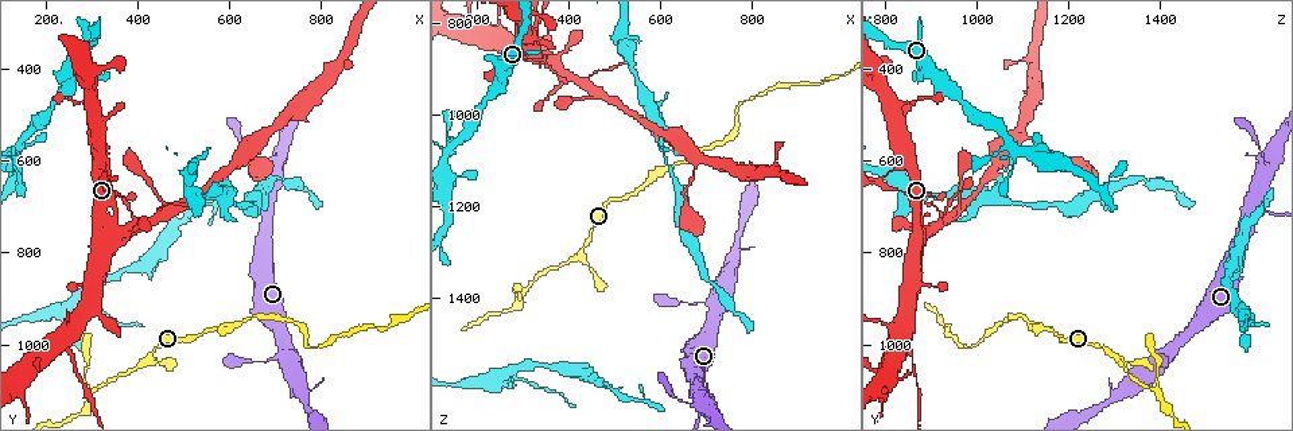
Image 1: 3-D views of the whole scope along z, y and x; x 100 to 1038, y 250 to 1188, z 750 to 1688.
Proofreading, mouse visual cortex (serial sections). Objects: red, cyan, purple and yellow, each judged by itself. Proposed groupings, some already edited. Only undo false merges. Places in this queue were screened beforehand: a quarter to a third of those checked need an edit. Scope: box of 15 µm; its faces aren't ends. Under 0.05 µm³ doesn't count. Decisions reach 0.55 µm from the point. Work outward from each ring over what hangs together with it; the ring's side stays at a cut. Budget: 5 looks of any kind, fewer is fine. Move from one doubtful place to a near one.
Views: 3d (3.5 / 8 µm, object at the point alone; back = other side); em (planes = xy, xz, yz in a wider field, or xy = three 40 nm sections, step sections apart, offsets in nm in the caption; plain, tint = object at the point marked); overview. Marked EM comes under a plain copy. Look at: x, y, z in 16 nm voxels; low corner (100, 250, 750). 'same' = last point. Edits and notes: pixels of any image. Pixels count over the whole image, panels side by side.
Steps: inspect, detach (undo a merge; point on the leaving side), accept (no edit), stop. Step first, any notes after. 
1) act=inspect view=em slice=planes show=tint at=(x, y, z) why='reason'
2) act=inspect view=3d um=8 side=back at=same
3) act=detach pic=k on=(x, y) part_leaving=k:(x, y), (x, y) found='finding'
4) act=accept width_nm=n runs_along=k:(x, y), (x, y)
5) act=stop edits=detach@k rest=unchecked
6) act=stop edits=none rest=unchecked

act=inspect view=3d um=3.5 at=(300, 1100, 1395) why='thin neck'

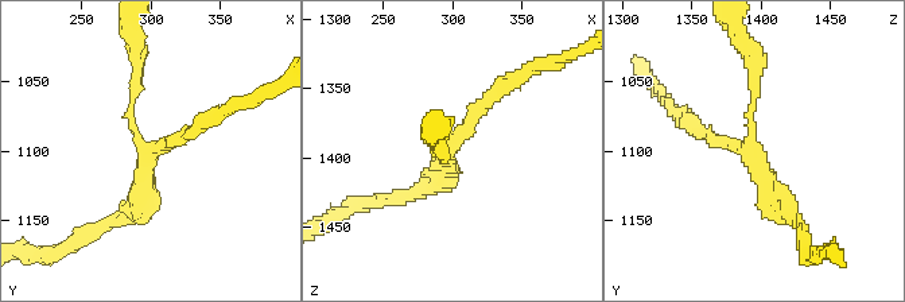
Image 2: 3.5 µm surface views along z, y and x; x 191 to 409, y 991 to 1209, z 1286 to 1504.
act=inspect view=em slice=xy step=2 show=tint at=(296, 1104, 1390) arms=3 arm_widths_nm=100,200,300

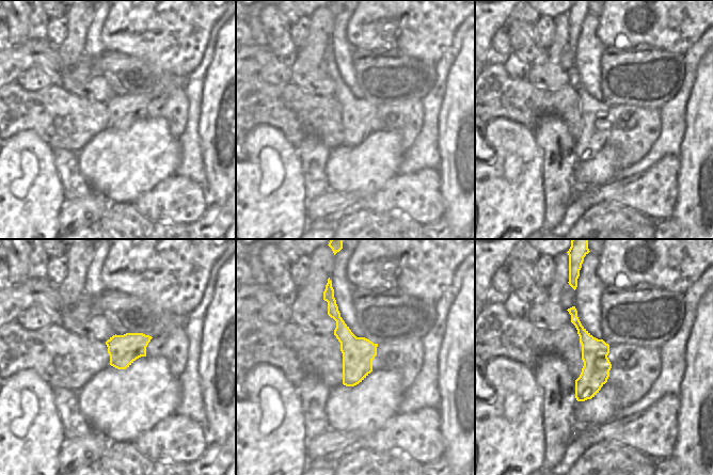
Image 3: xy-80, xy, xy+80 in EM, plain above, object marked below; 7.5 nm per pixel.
act=accept found='one cell here'

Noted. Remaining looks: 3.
act=inspect view=3d um=3.5 at=(250, 1020, 855)

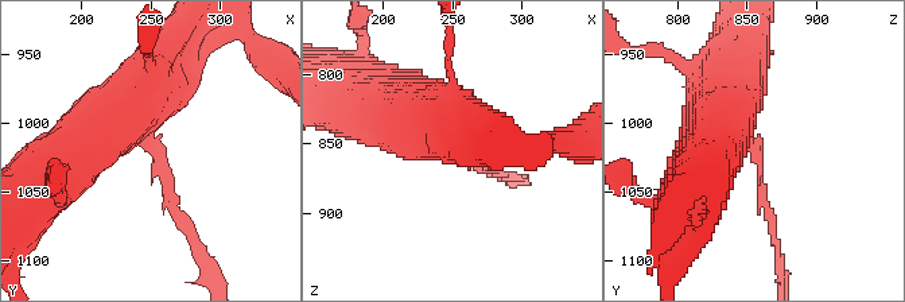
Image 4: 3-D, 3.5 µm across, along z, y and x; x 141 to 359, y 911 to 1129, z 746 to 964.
act=inspect view=em slice=xy step=2 show=tint at=(254, 1022, 858) arm_widths_nm=100,400 why='need the tissue'

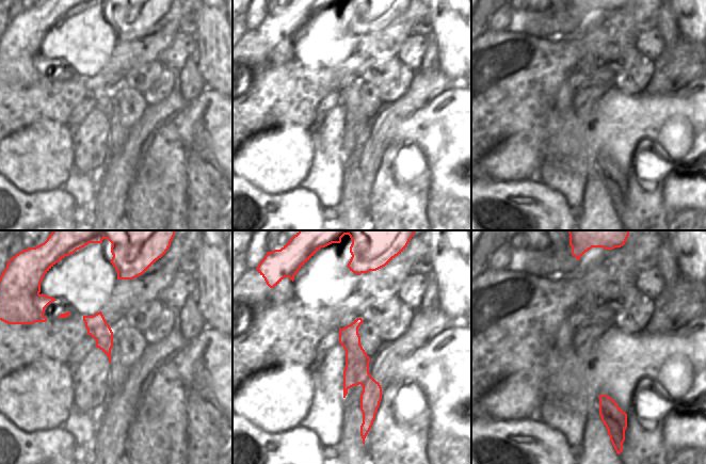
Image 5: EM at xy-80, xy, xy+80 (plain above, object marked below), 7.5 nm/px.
act=detach pic=4 on=(179, 223) part_leaving=4:(164, 184), (173, 212), (218, 282) found='a second cell is stuck on'

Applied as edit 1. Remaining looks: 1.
act=stop edits=detach@4 rest=unchecked

